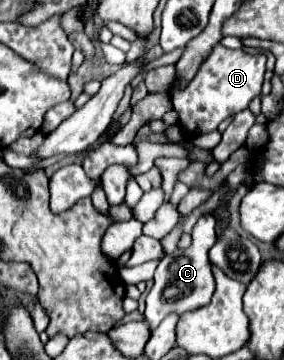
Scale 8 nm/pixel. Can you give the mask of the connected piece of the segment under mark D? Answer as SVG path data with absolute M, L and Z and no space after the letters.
M219 42L217 46L213 46L213 52L207 54L205 62L199 66L195 78L189 80L187 86L175 86L175 90L171 92L173 110L177 110L179 114L179 126L187 134L205 134L217 130L217 126L225 118L245 110L249 102L261 94L263 74L265 74L263 54L231 50Z

